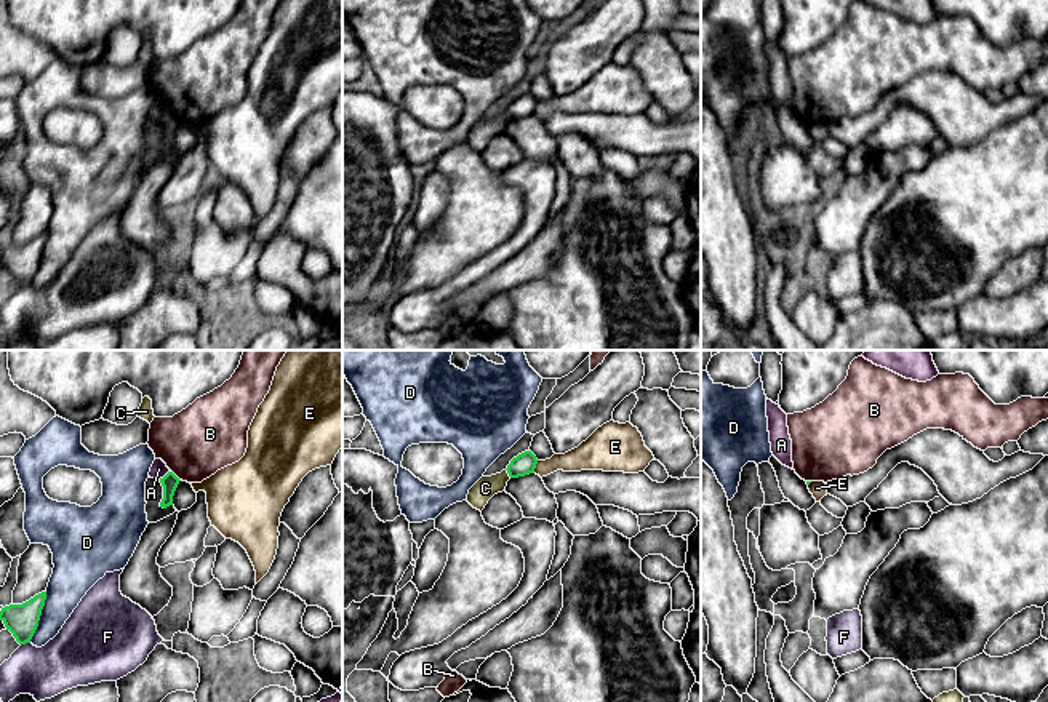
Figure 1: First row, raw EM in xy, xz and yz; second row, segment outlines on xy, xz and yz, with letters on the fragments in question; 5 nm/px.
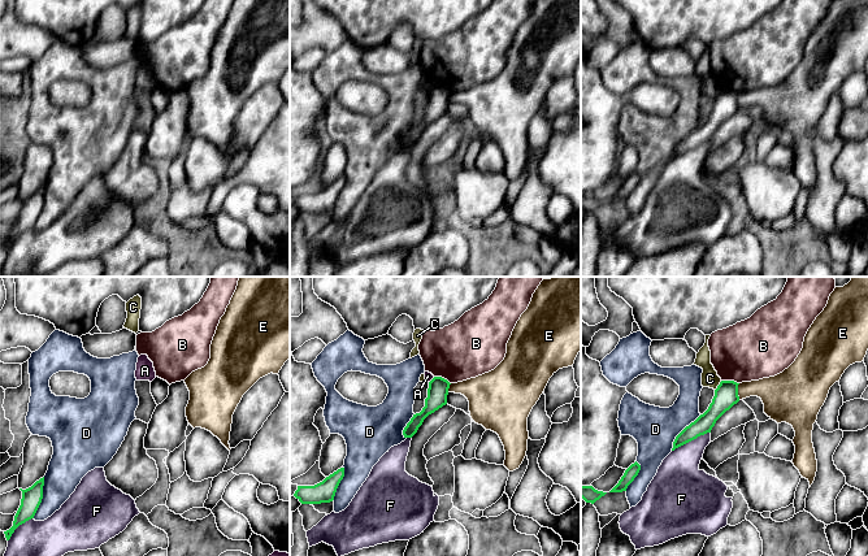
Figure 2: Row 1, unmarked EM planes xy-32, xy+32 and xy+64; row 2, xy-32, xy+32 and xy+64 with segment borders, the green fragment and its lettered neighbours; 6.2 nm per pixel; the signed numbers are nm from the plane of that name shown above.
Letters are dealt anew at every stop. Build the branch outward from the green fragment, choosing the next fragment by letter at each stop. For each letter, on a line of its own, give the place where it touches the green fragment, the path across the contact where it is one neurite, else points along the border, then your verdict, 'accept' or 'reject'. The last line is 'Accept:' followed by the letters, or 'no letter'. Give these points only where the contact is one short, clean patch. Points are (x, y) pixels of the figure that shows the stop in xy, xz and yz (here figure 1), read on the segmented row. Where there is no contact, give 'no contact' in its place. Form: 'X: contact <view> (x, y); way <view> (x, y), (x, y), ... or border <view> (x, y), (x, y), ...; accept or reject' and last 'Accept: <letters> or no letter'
A: contact xy (165, 475); border xy (170, 470), (159, 478); reject
B: contact xy (175, 475); border xy (172, 470), (180, 480); reject
C: contact xz (508, 472); border xz (506, 469), (511, 477); reject
D: contact xy (39, 618); reject
E: contact xz (535, 467); border xz (538, 461), (533, 472); reject
F: contact xy (24, 643); reject
Accept: no letter

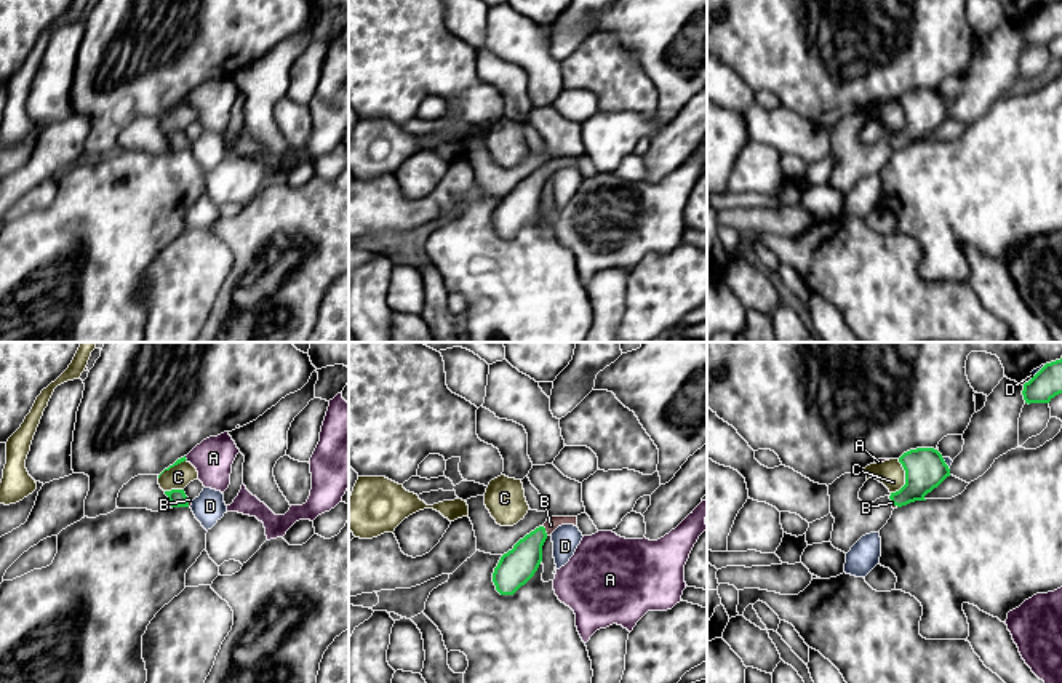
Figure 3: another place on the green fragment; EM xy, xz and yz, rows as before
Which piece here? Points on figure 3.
A: contact xy (184, 458); border xy (184, 456), (187, 459); reject
B: contact xz (544, 530); way xz (517, 567), (544, 530), (550, 525); accept
C: contact yz (906, 479); border yz (898, 459), (904, 471), (904, 483), (891, 493); reject
D: contact yz (1037, 373); reject
Accept: B

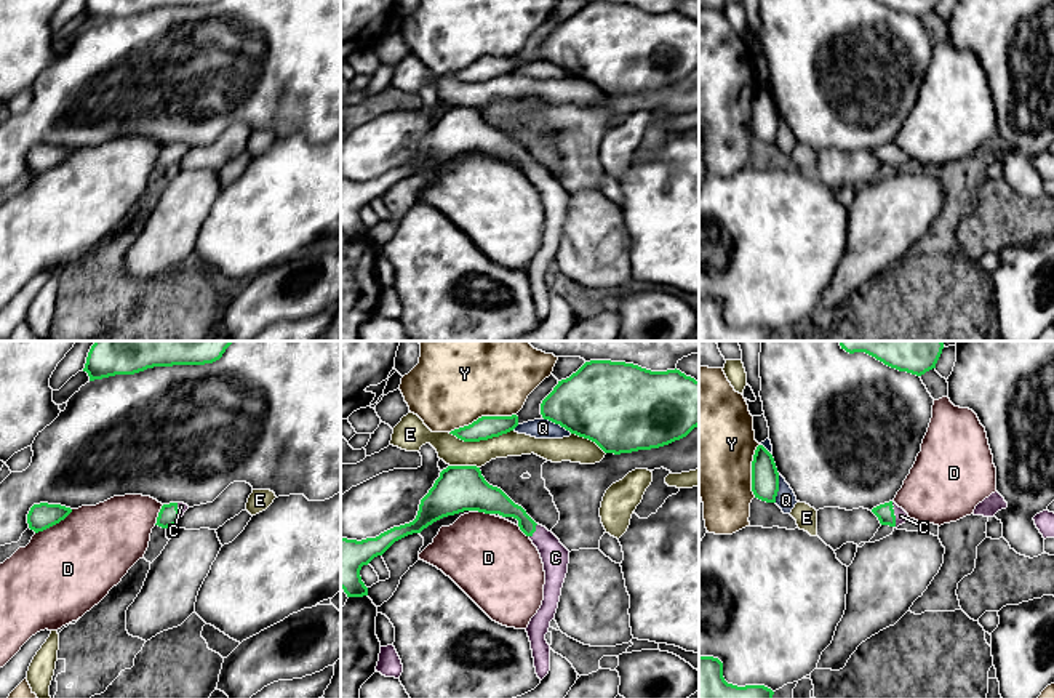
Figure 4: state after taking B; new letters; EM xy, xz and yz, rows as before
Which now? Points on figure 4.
C: contact yz (893, 514); accept
D: contact xy (53, 524); border xy (72, 509), (58, 522), (35, 533); reject
E: contact xz (480, 439); reject
Q: contact xz (557, 423); reject
Y: contact xz (482, 417); reject
Accept: C

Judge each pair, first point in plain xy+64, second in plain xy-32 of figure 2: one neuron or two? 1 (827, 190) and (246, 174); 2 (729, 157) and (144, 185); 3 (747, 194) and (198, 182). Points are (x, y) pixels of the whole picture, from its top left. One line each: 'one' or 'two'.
1: two
2: two
3: two

